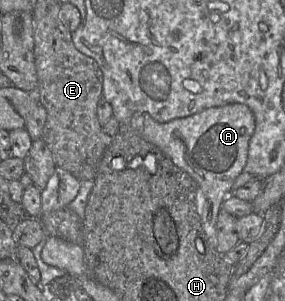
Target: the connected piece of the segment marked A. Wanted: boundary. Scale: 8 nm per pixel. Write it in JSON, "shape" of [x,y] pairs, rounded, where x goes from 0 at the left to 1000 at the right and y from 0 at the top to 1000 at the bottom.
{"shape":[[[811,342],[737,355],[579,409],[540,399],[512,372],[481,372],[453,412],[691,605],[695,708],[730,804],[758,827],[768,701],[786,661],[814,645],[818,608],[867,538],[874,472],[895,425],[884,365],[860,346]]]}

